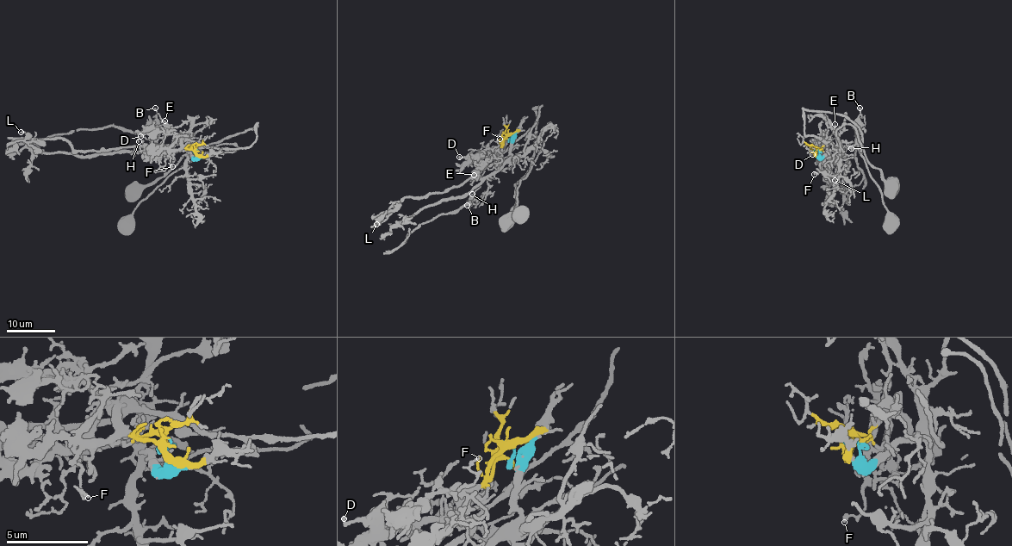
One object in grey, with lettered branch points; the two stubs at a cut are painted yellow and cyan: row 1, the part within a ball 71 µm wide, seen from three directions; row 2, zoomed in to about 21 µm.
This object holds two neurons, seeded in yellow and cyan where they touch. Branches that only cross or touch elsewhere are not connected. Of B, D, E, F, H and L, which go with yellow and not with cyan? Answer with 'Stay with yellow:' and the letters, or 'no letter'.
Stay with yellow: D, E, F, L

